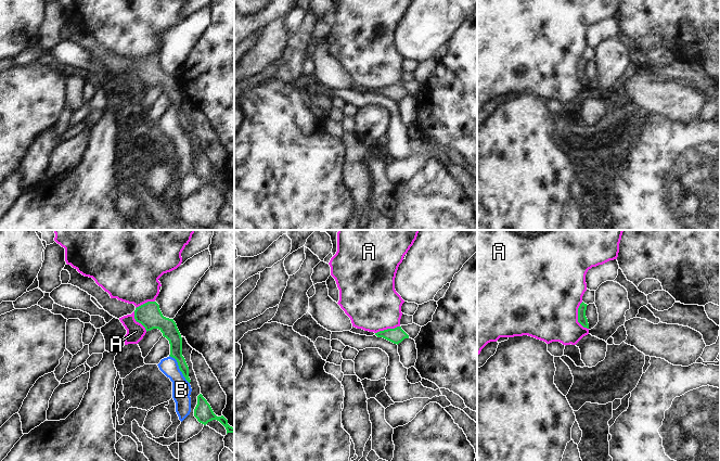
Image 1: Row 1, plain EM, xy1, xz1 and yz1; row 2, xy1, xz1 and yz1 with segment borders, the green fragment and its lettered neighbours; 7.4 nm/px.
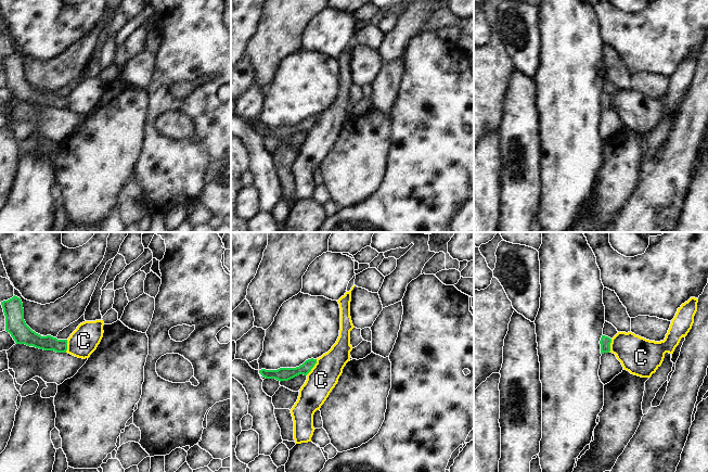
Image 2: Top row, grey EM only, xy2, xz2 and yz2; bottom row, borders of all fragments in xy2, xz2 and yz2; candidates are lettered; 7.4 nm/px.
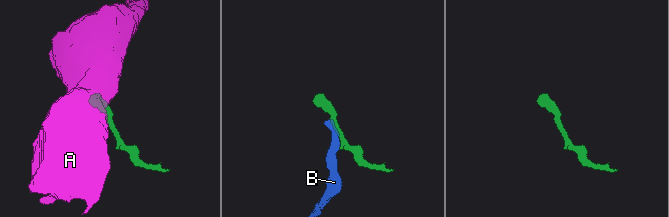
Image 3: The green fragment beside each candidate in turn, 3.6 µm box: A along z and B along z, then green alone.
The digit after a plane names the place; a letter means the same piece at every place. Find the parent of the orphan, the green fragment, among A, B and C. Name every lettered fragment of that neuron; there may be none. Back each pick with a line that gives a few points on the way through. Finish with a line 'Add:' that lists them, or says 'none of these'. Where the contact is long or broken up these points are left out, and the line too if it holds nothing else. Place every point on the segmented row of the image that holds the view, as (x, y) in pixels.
Add: none of these

